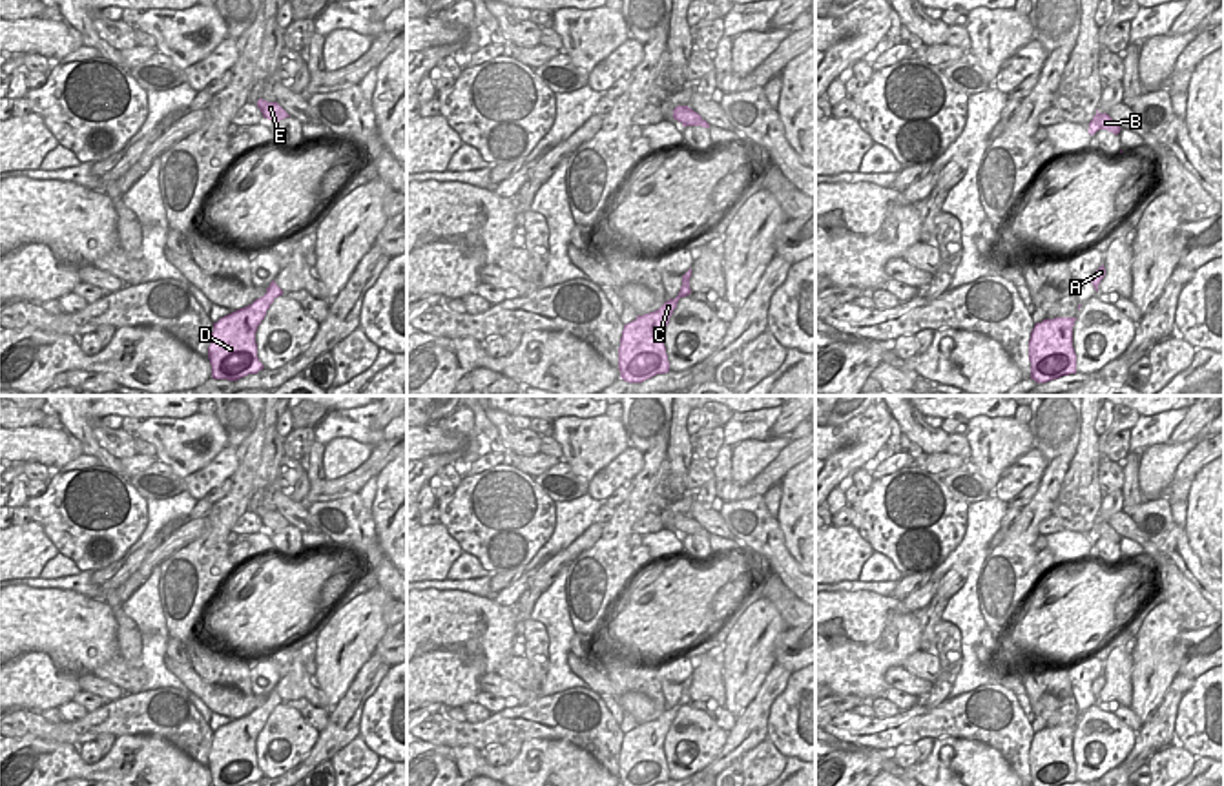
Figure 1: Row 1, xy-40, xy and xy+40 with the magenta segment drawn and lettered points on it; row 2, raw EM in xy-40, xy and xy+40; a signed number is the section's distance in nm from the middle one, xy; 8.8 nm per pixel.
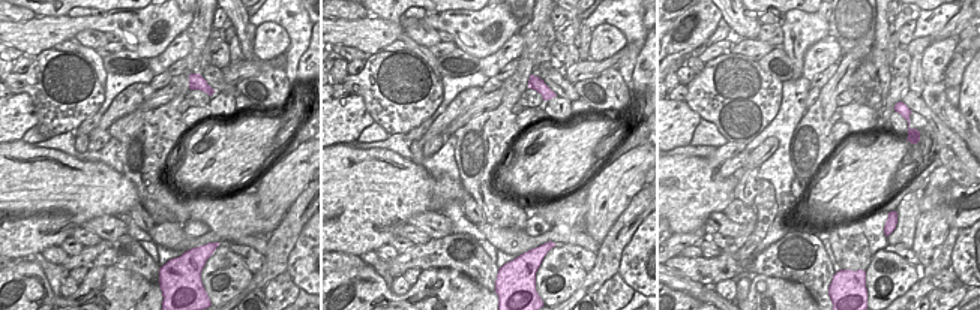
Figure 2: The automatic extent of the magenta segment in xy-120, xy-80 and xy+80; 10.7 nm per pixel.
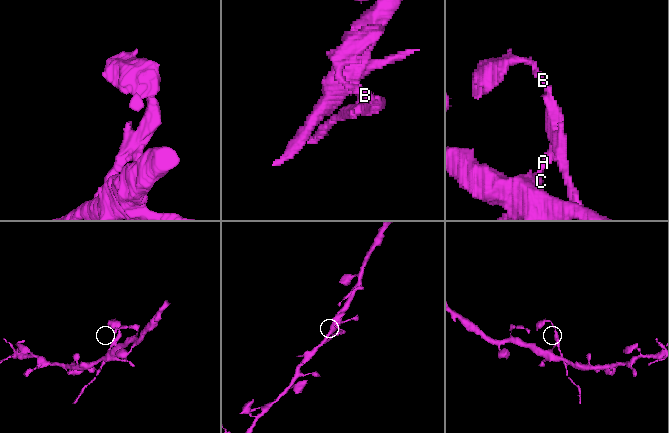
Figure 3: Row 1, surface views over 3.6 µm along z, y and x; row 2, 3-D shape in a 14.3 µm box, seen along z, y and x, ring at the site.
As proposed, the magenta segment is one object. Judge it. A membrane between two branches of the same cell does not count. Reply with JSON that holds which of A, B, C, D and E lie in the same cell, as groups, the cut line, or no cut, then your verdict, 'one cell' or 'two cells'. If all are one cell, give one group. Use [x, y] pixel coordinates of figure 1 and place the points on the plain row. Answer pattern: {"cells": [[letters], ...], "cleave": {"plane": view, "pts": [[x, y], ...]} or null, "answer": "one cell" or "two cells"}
{"cells": [["A", "B", "E"], ["C", "D"]], "cleave": {"plane": "xy+40", "pts": [[1091, 688], [1097, 695]]}, "answer": "two cells"}

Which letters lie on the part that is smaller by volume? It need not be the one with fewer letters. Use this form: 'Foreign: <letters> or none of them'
Foreign: A, B, E

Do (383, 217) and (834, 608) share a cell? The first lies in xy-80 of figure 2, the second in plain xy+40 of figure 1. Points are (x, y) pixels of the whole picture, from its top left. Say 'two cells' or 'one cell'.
one cell

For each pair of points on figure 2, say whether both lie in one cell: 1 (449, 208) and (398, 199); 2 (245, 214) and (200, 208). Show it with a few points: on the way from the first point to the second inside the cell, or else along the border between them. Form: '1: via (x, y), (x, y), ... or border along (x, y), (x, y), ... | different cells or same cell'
1: border along (458, 198), (449, 199), (440, 210) | different cells
2: via (234, 214), (210, 210) | same cell

